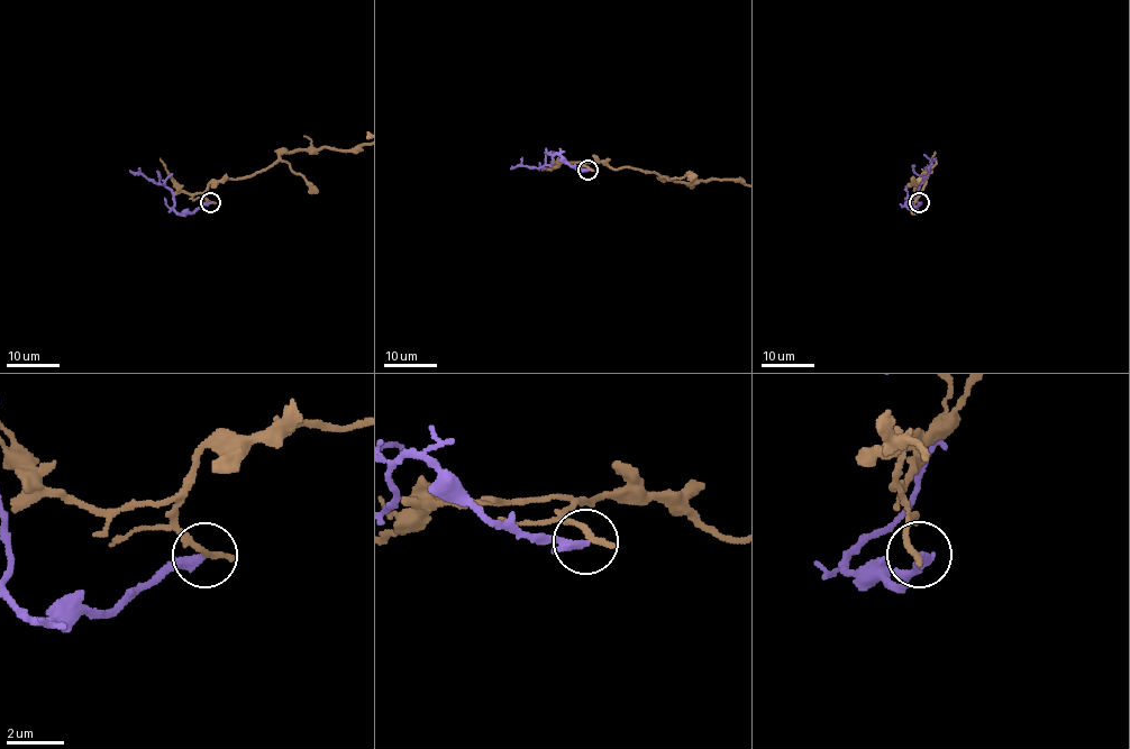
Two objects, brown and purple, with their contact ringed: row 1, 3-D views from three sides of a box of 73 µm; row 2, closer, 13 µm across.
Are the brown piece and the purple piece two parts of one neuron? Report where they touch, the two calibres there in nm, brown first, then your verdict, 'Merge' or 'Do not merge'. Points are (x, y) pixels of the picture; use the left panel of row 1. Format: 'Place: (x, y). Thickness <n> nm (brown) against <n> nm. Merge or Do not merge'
Place: (210, 202). Thickness 260 nm (brown) against 320 nm. Do not merge

